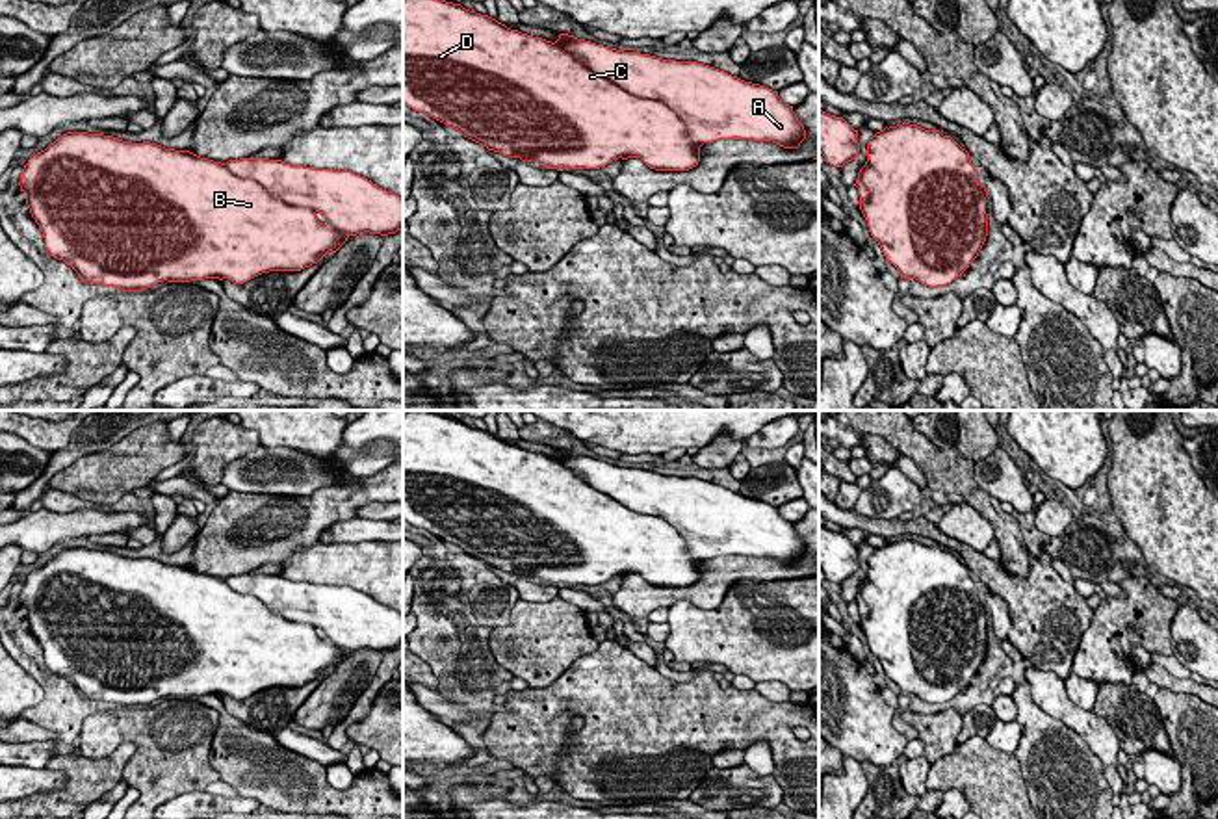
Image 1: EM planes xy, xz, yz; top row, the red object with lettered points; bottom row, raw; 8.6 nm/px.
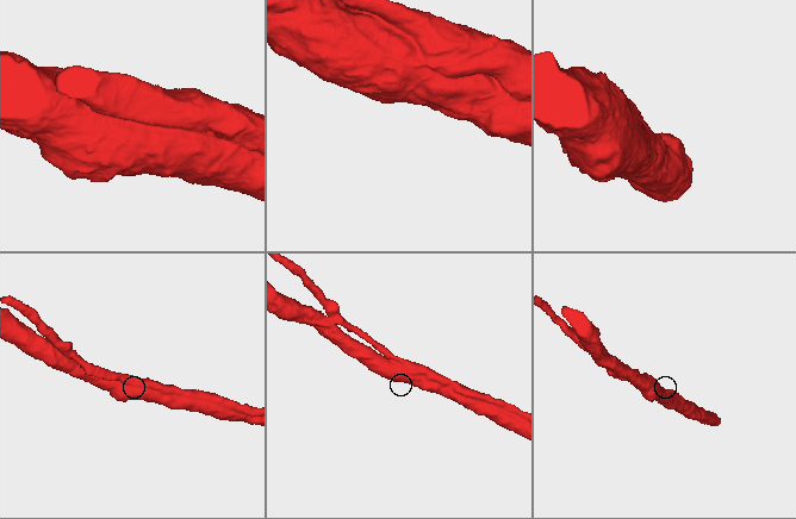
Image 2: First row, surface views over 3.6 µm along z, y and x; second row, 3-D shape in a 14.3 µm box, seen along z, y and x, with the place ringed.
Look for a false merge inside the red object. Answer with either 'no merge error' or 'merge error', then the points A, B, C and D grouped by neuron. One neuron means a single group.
no merge error; A B C D

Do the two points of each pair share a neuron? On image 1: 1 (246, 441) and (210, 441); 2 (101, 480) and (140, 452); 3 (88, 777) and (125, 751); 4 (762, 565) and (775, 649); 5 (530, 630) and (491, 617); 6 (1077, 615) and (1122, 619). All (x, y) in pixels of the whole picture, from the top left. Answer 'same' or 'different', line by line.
1: same
2: same
3: same
4: different
5: different
6: different

